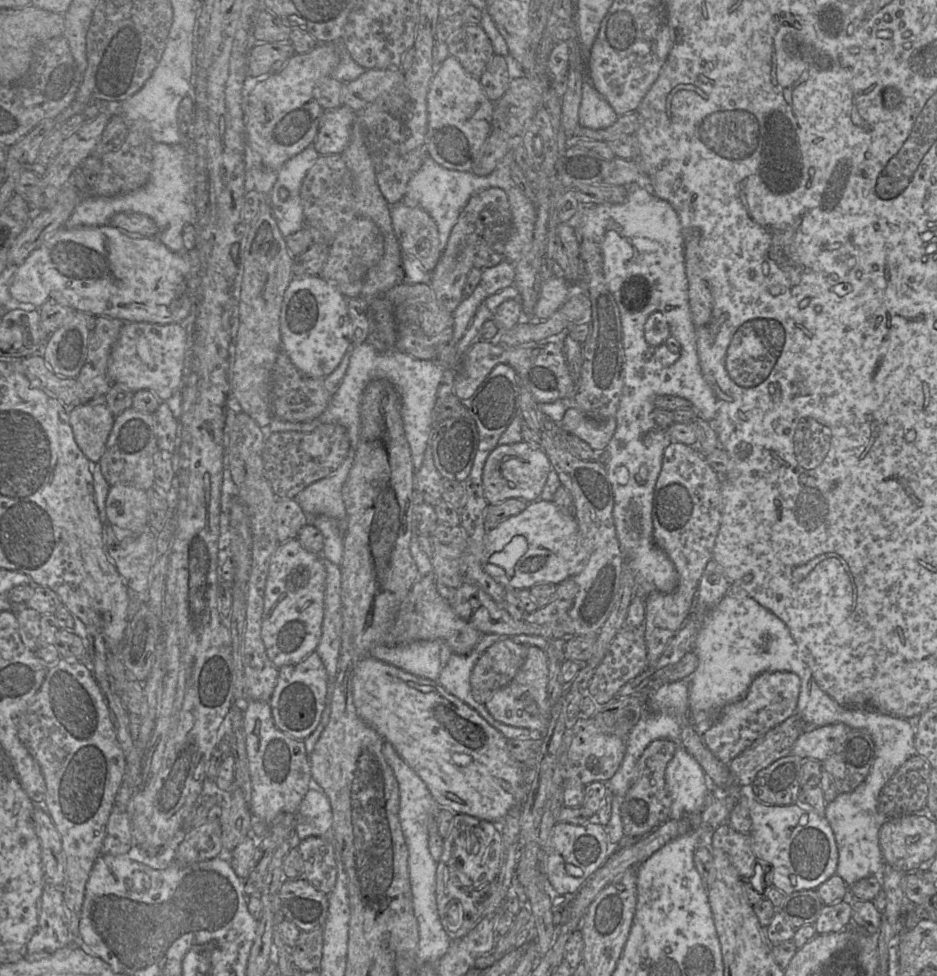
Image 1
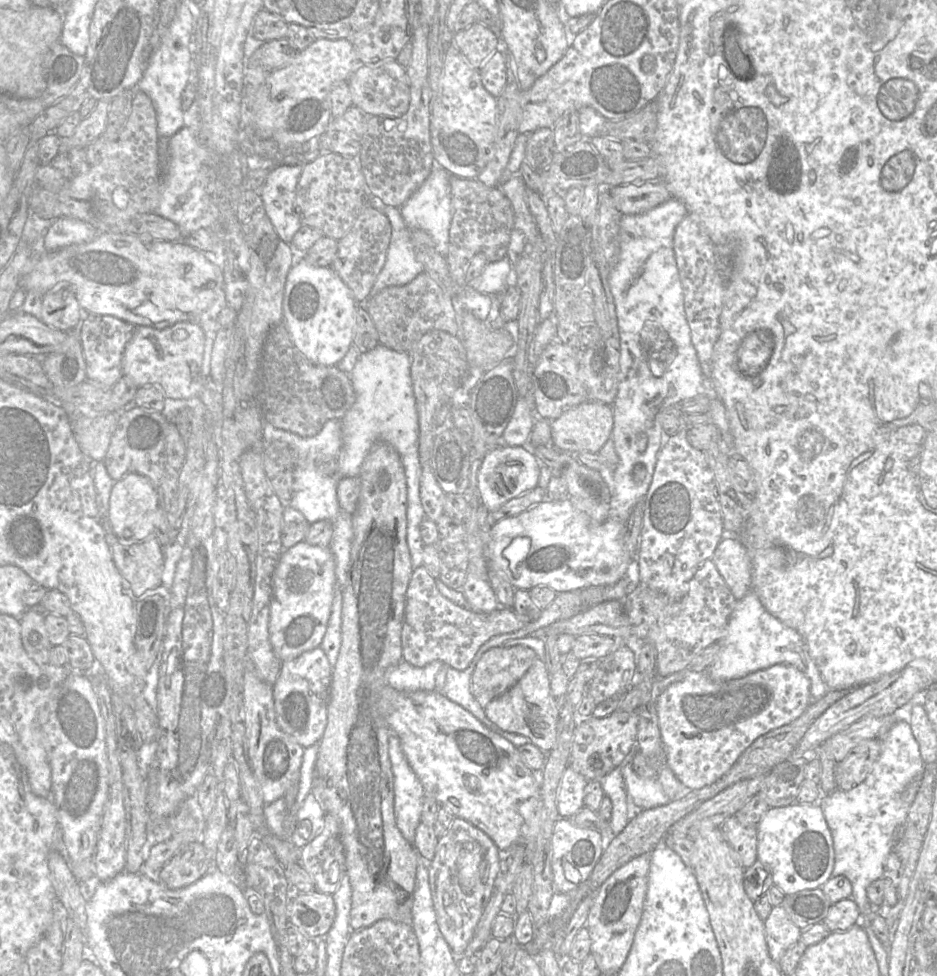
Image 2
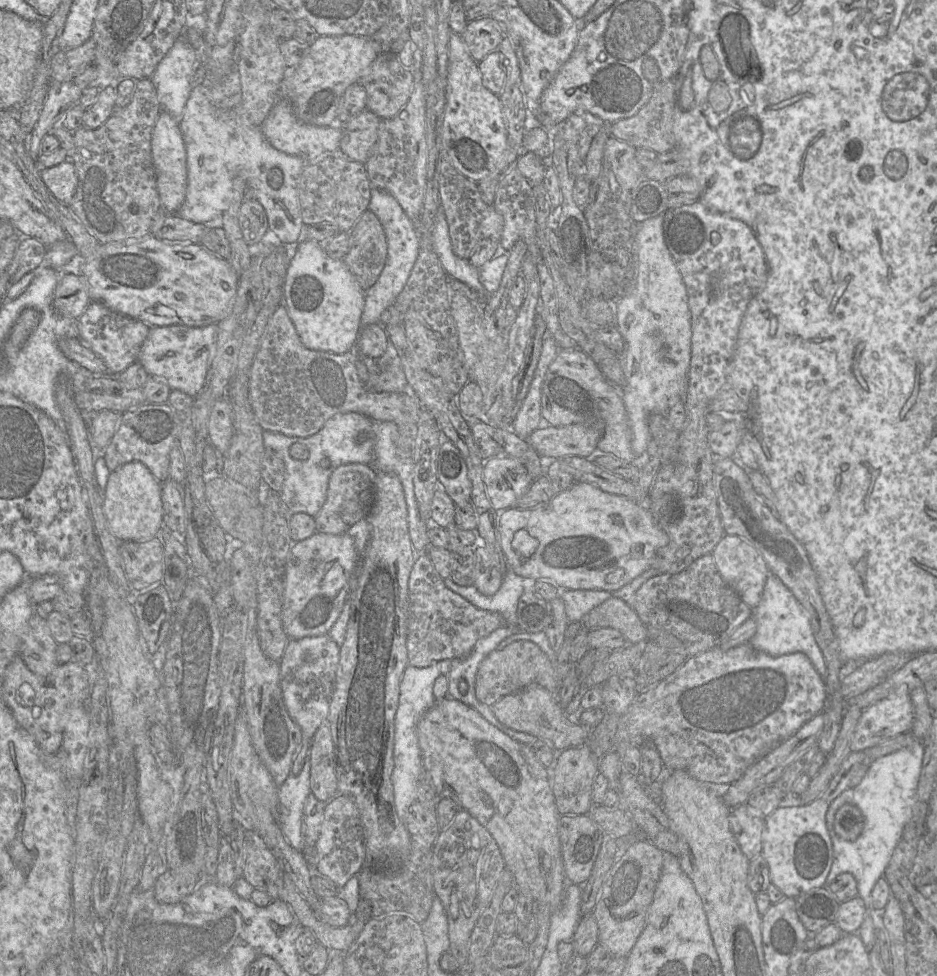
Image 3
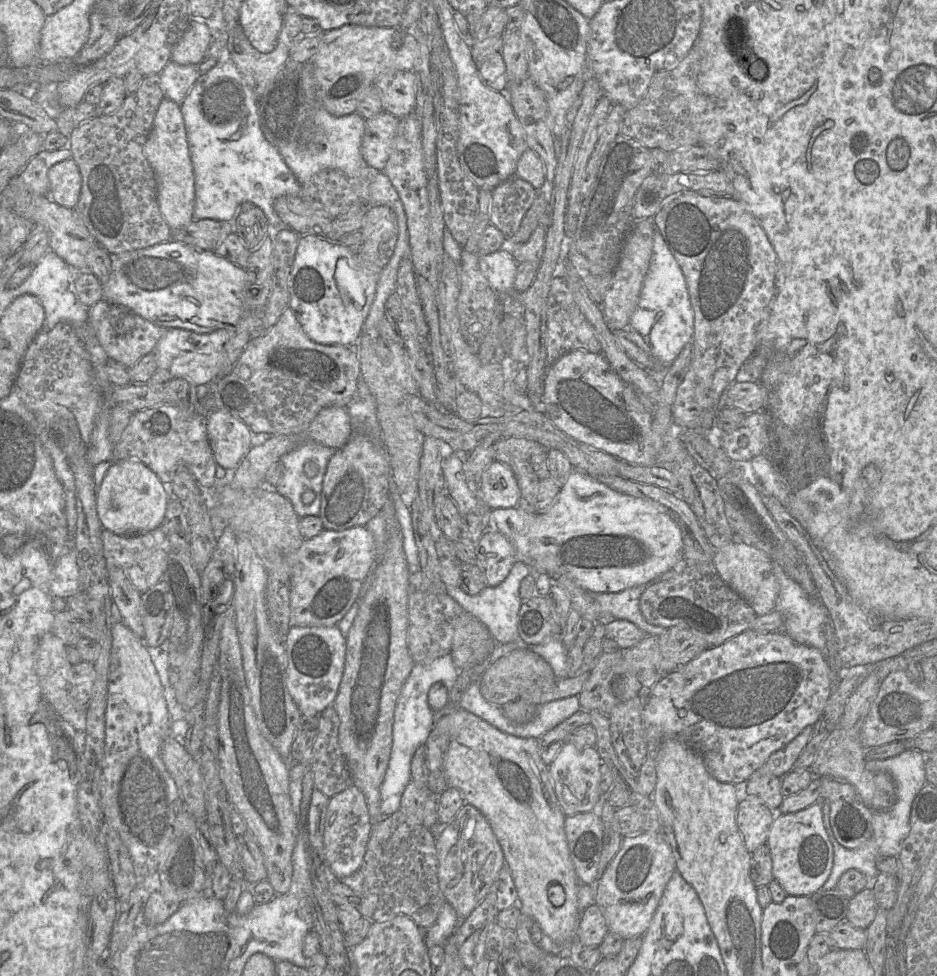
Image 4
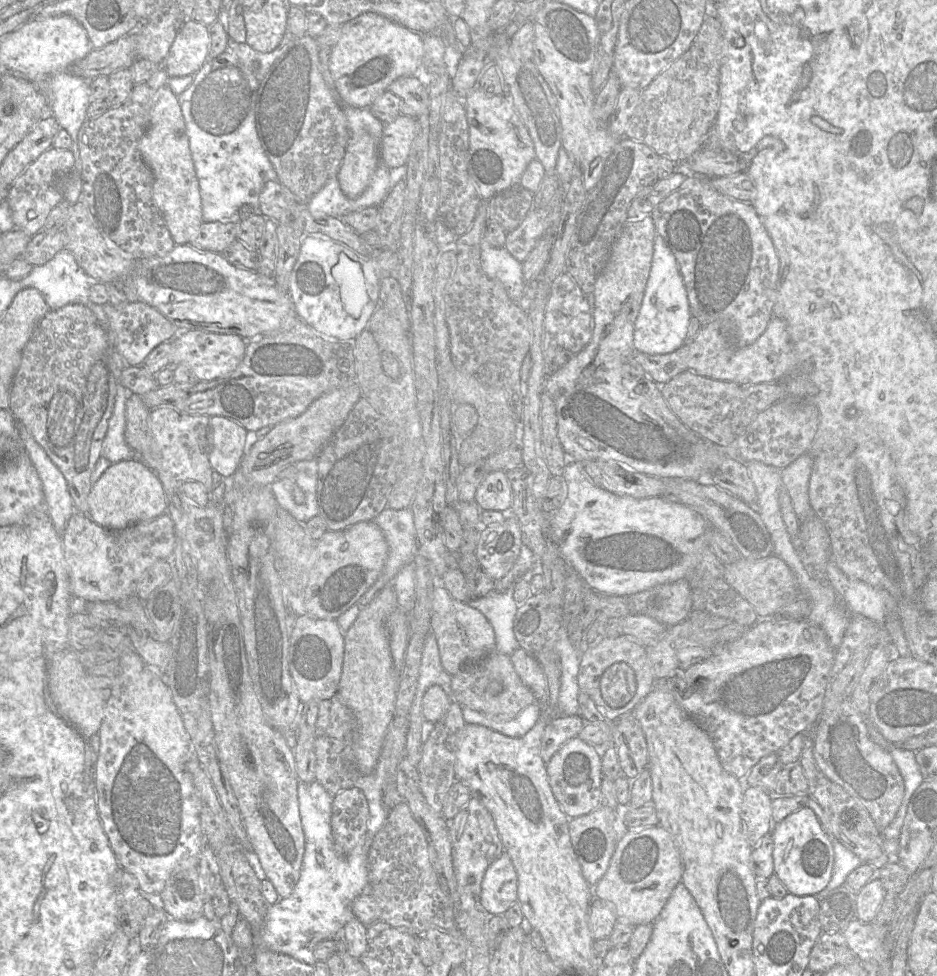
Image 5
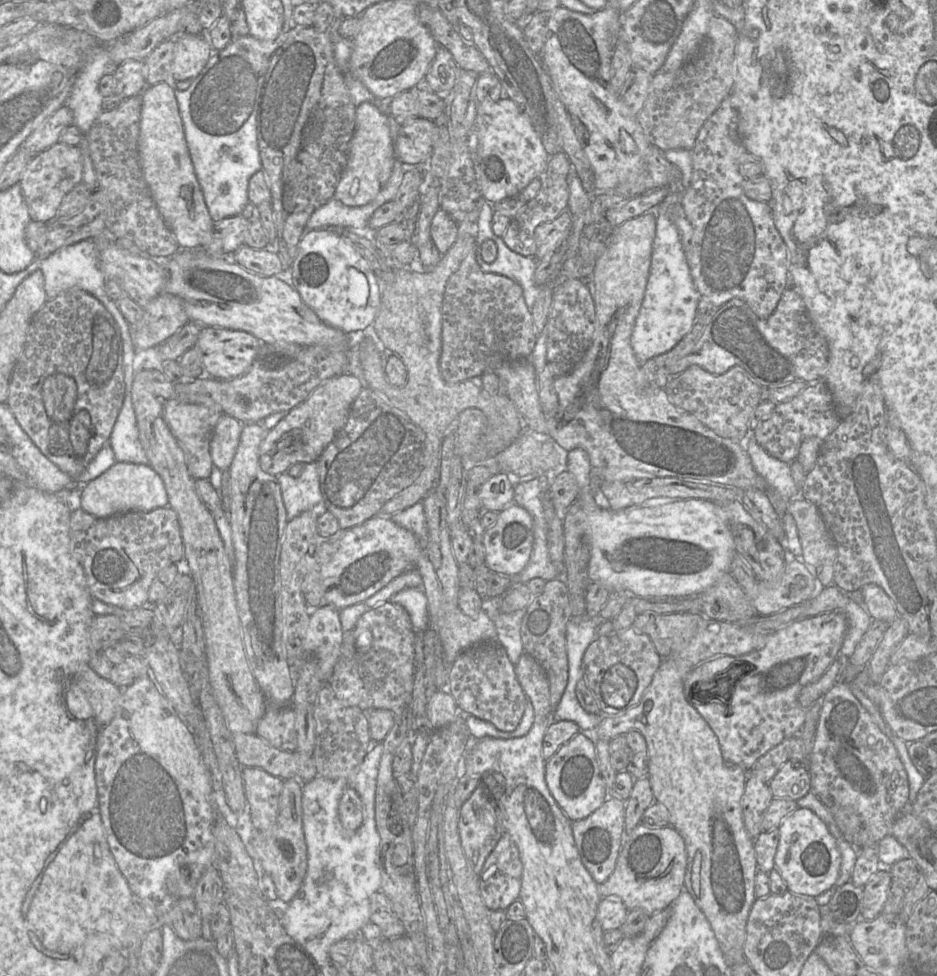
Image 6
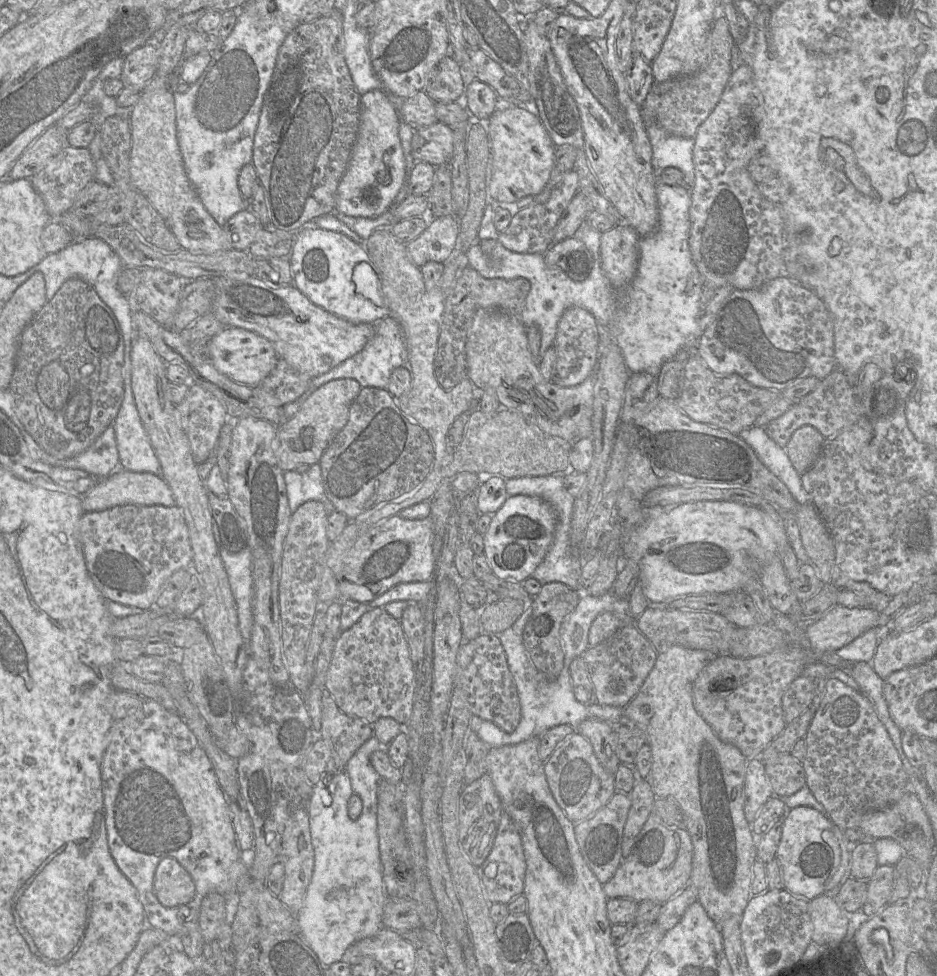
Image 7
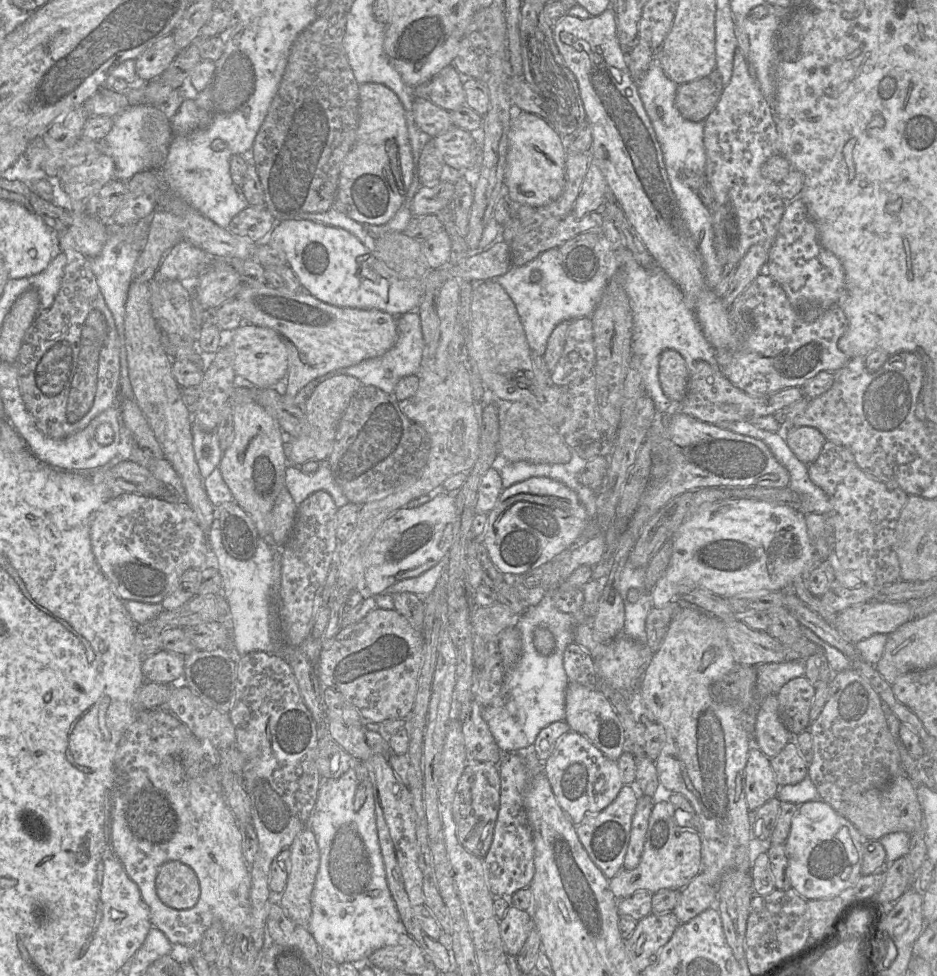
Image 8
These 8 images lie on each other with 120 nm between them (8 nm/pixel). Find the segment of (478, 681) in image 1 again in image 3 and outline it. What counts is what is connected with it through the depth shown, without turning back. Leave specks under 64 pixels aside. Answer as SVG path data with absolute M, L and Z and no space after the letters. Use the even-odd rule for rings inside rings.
M516 641L502 650L490 652L480 663L475 680L475 695L479 702L493 706L502 697L536 683L552 694L557 692L555 670L542 650L530 641Z

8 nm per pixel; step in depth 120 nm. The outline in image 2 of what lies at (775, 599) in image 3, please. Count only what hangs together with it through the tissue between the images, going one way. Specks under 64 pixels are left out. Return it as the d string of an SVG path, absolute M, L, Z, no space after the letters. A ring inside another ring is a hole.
M750 591L737 600L725 633L719 642L721 642L721 651L707 669L710 677L715 680L734 680L773 665L788 664L798 668L810 680L812 701L822 698L832 690L825 684L803 635L771 614L754 592Z

